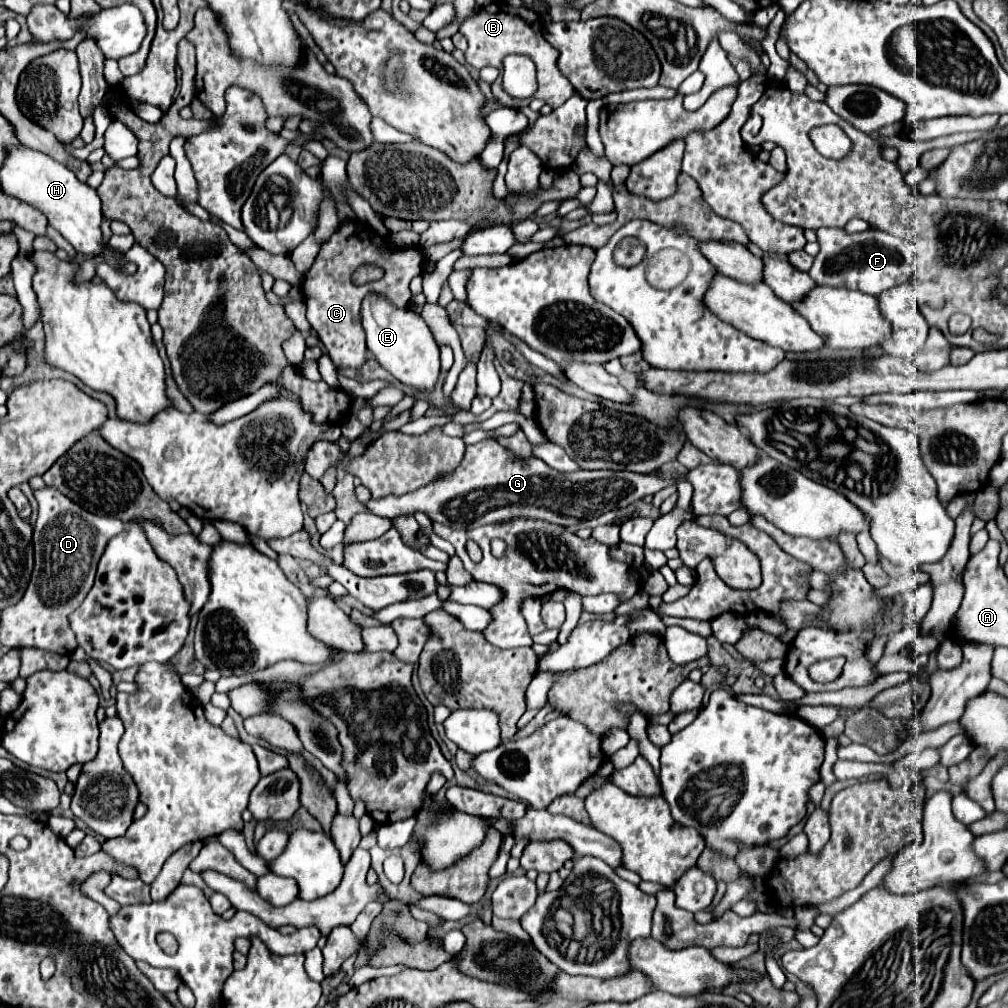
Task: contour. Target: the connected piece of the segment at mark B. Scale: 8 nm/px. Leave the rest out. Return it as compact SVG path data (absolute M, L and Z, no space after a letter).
M487 5L487 7L481 7L477 13L473 13L471 17L467 17L461 27L459 27L459 33L465 35L465 39L469 41L469 49L465 53L467 57L467 63L477 67L477 69L483 69L485 65L493 65L497 67L499 71L503 71L503 59L507 55L527 55L533 59L533 63L537 65L537 83L539 83L539 89L535 91L533 97L529 99L517 99L517 97L511 97L503 85L501 85L501 77L497 81L493 81L491 89L493 89L493 95L499 103L507 105L507 107L525 107L529 105L531 99L543 99L547 105L551 105L553 109L563 105L573 93L575 89L571 87L571 83L561 75L561 71L557 69L557 51L551 47L551 43L547 43L543 39L543 33L541 33L541 21L533 21L529 23L527 21L527 11L525 9L513 9L509 5Z

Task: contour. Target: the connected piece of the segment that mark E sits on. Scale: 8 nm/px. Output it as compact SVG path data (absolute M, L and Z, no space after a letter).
M367 295L361 313L367 333L367 349L381 363L381 367L387 369L403 385L413 387L421 393L431 393L441 373L441 351L423 317L419 313L411 313L411 309L399 309L389 299L377 295Z

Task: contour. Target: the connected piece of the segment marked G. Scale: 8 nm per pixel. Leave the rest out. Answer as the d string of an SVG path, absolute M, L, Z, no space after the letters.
M485 439L469 445L461 465L445 479L433 481L427 487L401 497L389 495L383 499L371 499L365 505L371 513L389 519L399 517L401 513L411 515L421 511L433 523L437 521L455 529L475 529L521 517L569 527L607 511L627 507L643 495L655 495L669 485L675 485L675 479L659 479L655 475L637 475L631 471L561 473L537 457L517 461L515 455L501 447L495 439Z

